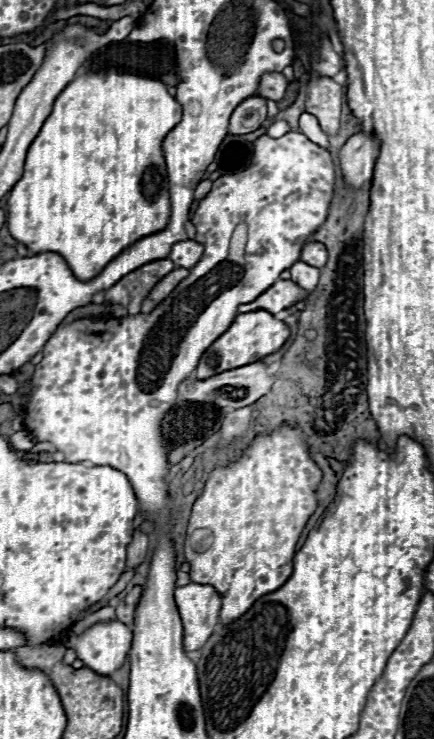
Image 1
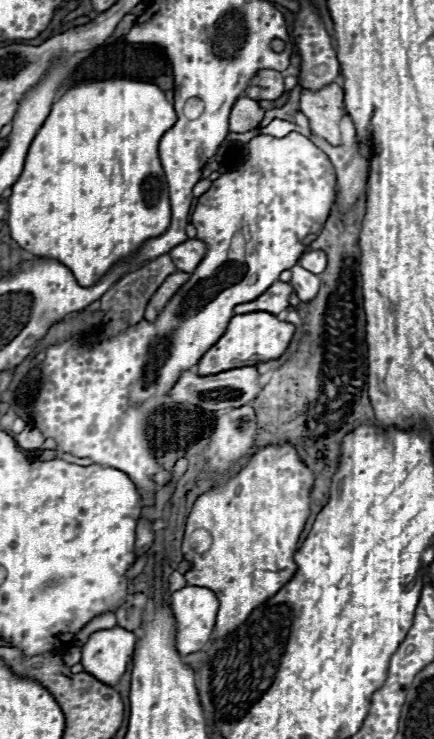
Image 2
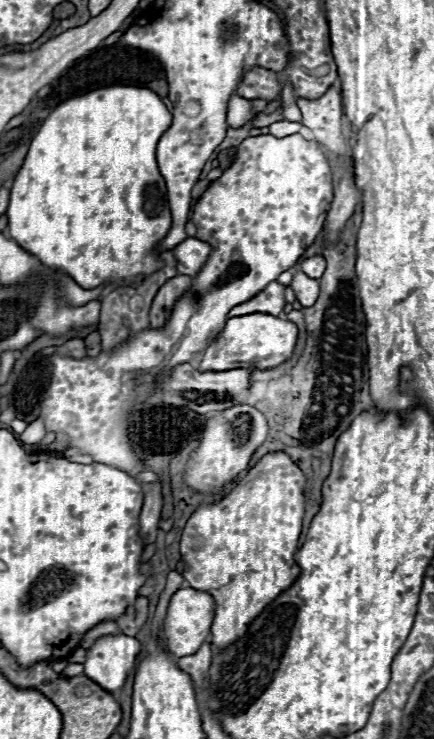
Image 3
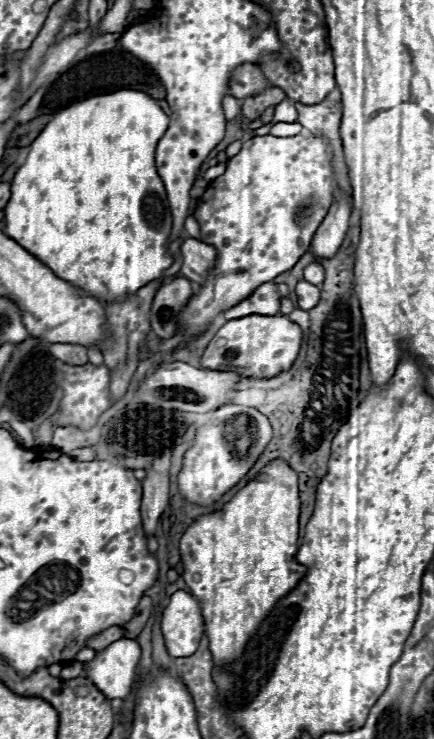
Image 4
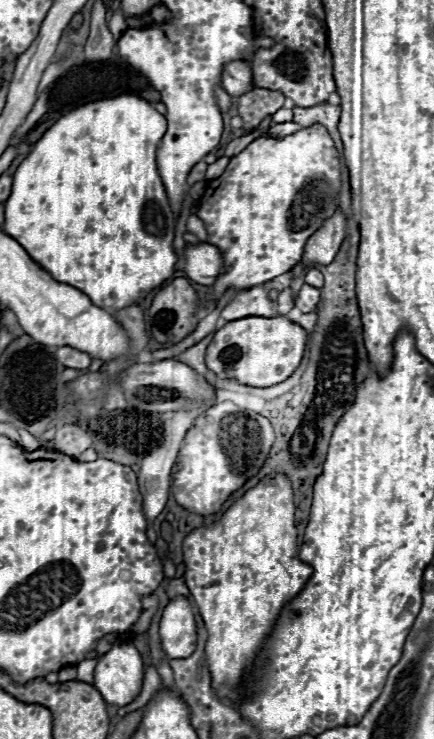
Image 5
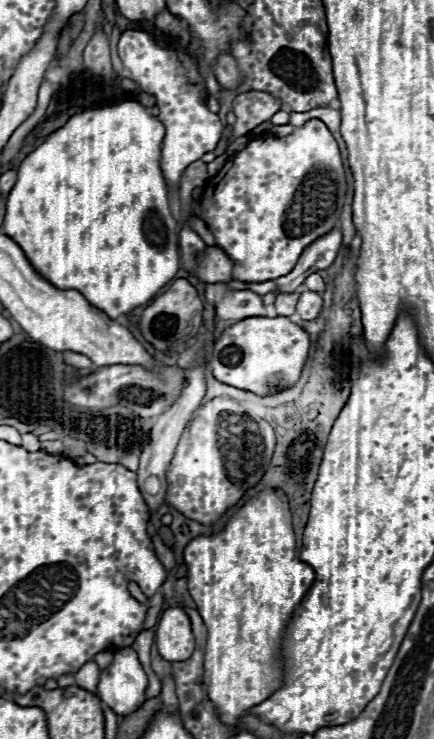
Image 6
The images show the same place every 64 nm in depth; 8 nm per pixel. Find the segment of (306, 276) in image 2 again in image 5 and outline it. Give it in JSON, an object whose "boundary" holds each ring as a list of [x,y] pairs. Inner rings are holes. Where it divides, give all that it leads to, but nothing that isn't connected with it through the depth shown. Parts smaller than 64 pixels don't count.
{"boundary":[[[304,284],[298,292],[298,298],[296,298],[296,306],[304,312],[304,314],[312,314],[316,310],[320,302],[320,290],[318,288],[312,288],[308,284]]]}

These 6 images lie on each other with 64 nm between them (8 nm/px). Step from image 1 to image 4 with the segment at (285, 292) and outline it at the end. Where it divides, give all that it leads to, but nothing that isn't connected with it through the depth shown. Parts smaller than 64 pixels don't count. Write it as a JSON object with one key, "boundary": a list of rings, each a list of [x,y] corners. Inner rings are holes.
{"boundary":[[[274,282],[262,284],[260,288],[256,288],[248,298],[244,298],[242,302],[238,302],[236,306],[228,308],[224,312],[226,320],[234,320],[234,318],[242,318],[242,316],[250,316],[250,314],[262,314],[262,316],[276,316],[280,310],[280,294]]]}

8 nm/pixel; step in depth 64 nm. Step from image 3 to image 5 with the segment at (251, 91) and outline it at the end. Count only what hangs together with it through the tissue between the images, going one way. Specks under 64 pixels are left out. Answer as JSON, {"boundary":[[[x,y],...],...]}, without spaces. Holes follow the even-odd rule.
{"boundary":[[[234,60],[234,62],[228,62],[224,64],[222,68],[222,88],[230,94],[230,96],[242,96],[244,92],[252,90],[252,72],[250,68],[240,62],[240,60]]]}

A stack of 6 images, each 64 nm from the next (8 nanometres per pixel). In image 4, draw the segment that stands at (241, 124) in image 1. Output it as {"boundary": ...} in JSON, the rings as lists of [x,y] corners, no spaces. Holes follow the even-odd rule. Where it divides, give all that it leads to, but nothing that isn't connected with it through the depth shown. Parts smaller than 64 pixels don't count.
{"boundary":[[[226,94],[226,96],[222,98],[222,108],[224,108],[224,114],[226,114],[228,120],[236,120],[238,114],[240,114],[240,104],[238,104],[238,100],[236,100],[234,96],[230,96],[230,94]]]}

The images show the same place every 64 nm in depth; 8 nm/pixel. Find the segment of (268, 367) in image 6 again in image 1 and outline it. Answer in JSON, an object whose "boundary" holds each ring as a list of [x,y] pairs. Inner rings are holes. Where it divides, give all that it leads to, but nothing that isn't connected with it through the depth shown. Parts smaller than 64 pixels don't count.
{"boundary":[[[266,310],[238,314],[234,318],[232,326],[202,354],[200,364],[196,368],[196,378],[204,380],[204,378],[216,376],[216,374],[220,374],[224,370],[232,370],[232,368],[238,368],[238,366],[246,366],[246,364],[258,362],[258,360],[266,358],[268,354],[278,352],[284,346],[284,342],[288,340],[288,336],[290,336],[290,328],[284,322],[276,320]]]}

